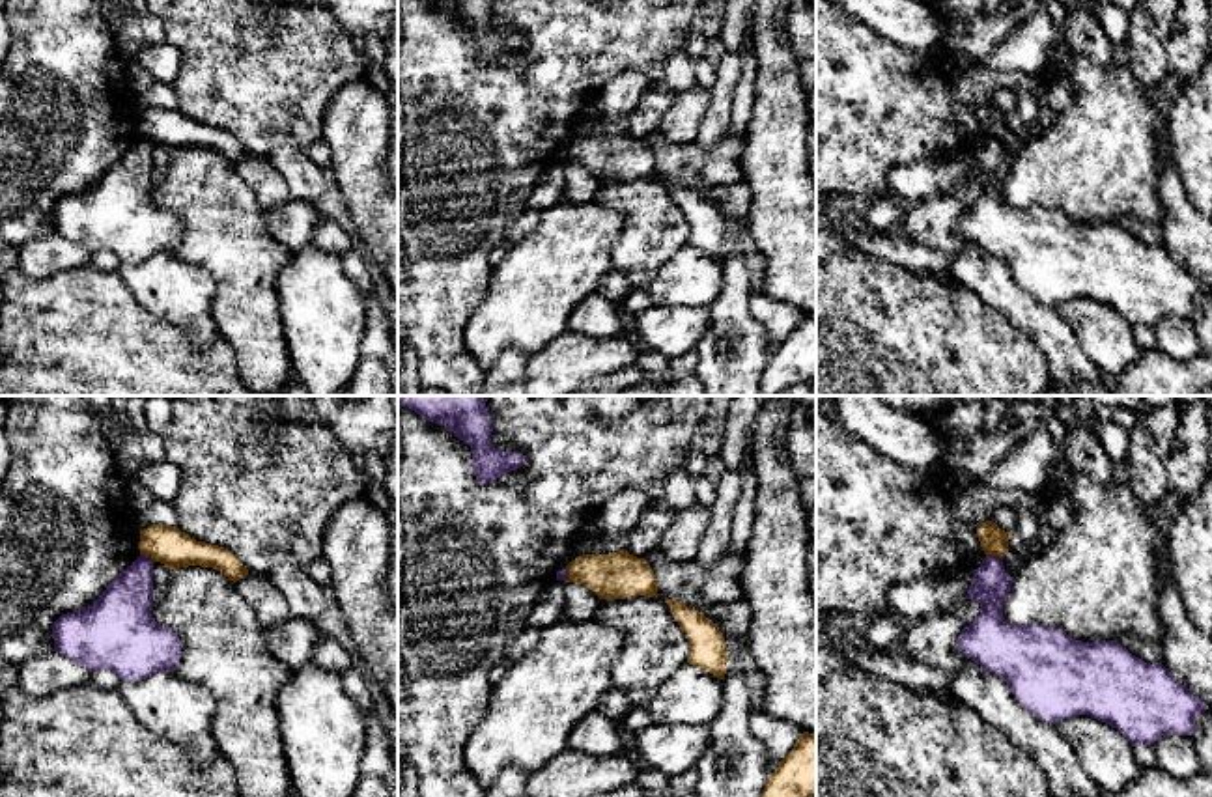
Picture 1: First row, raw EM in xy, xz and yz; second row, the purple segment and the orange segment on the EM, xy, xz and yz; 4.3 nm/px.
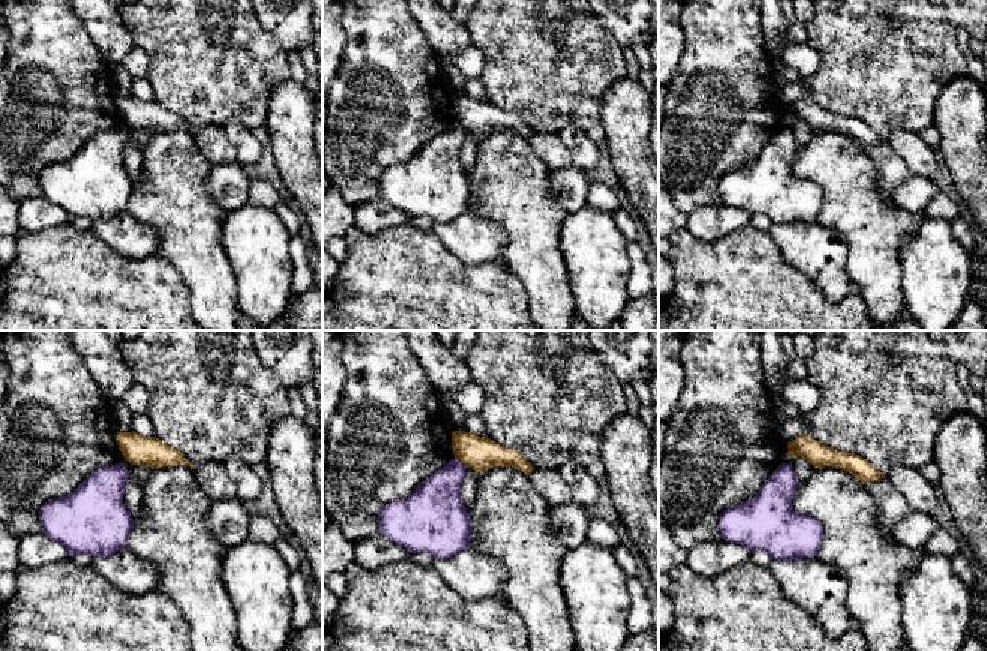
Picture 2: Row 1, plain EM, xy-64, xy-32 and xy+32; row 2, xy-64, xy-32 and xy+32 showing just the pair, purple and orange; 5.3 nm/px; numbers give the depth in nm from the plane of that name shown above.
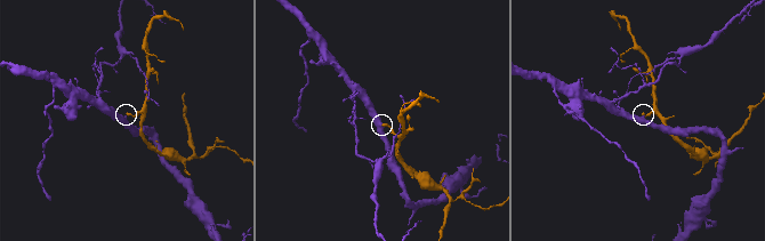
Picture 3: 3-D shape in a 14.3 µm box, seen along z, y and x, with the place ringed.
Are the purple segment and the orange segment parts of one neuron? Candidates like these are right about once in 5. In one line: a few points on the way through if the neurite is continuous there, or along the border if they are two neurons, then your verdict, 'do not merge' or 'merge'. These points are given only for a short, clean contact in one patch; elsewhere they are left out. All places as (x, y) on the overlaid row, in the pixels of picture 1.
along yz (986, 555), (1001, 559) | do not merge

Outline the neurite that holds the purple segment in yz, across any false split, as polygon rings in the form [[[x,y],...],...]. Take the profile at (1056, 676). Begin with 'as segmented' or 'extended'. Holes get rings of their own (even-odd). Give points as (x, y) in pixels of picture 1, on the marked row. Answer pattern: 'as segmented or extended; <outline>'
as segmented; [[[986,556],[980,567],[973,569],[965,599],[977,599],[980,614],[960,633],[958,648],[965,659],[1003,678],[1031,713],[1053,724],[1089,715],[1117,728],[1134,747],[1152,745],[1165,734],[1193,734],[1195,717],[1208,706],[1177,681],[1162,663],[1149,664],[1117,640],[1083,642],[1042,623],[1007,622],[1003,603],[1010,586],[1012,577],[999,556]]]

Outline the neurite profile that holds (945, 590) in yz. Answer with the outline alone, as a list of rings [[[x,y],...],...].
[[[941,569],[909,584],[893,586],[885,595],[881,616],[908,622],[949,612],[965,601],[973,569]]]

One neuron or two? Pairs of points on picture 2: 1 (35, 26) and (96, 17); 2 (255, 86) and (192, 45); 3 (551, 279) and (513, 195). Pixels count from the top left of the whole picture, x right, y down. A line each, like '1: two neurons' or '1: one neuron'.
1: two neurons
2: one neuron
3: one neuron

